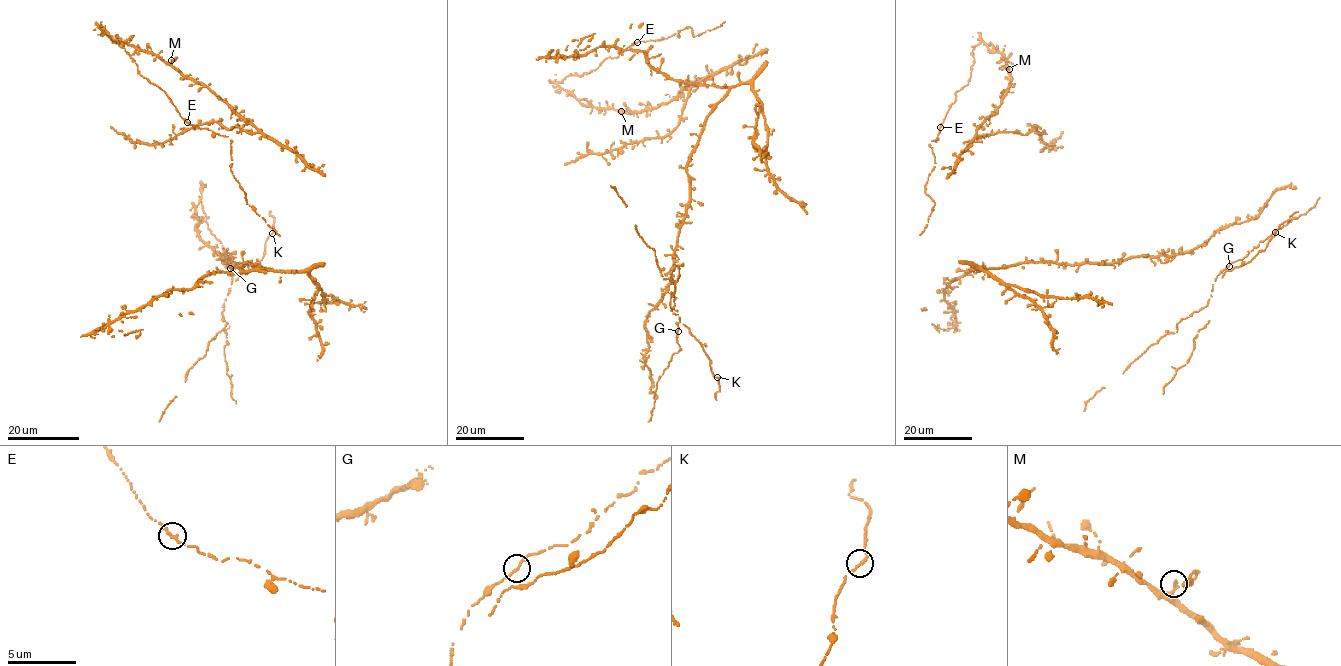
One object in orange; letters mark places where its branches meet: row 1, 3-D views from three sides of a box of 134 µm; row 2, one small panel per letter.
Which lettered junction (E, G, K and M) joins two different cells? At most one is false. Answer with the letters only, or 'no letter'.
no letter

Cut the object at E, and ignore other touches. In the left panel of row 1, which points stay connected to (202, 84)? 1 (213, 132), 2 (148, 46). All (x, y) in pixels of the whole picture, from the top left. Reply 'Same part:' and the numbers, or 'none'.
Same part: 2

